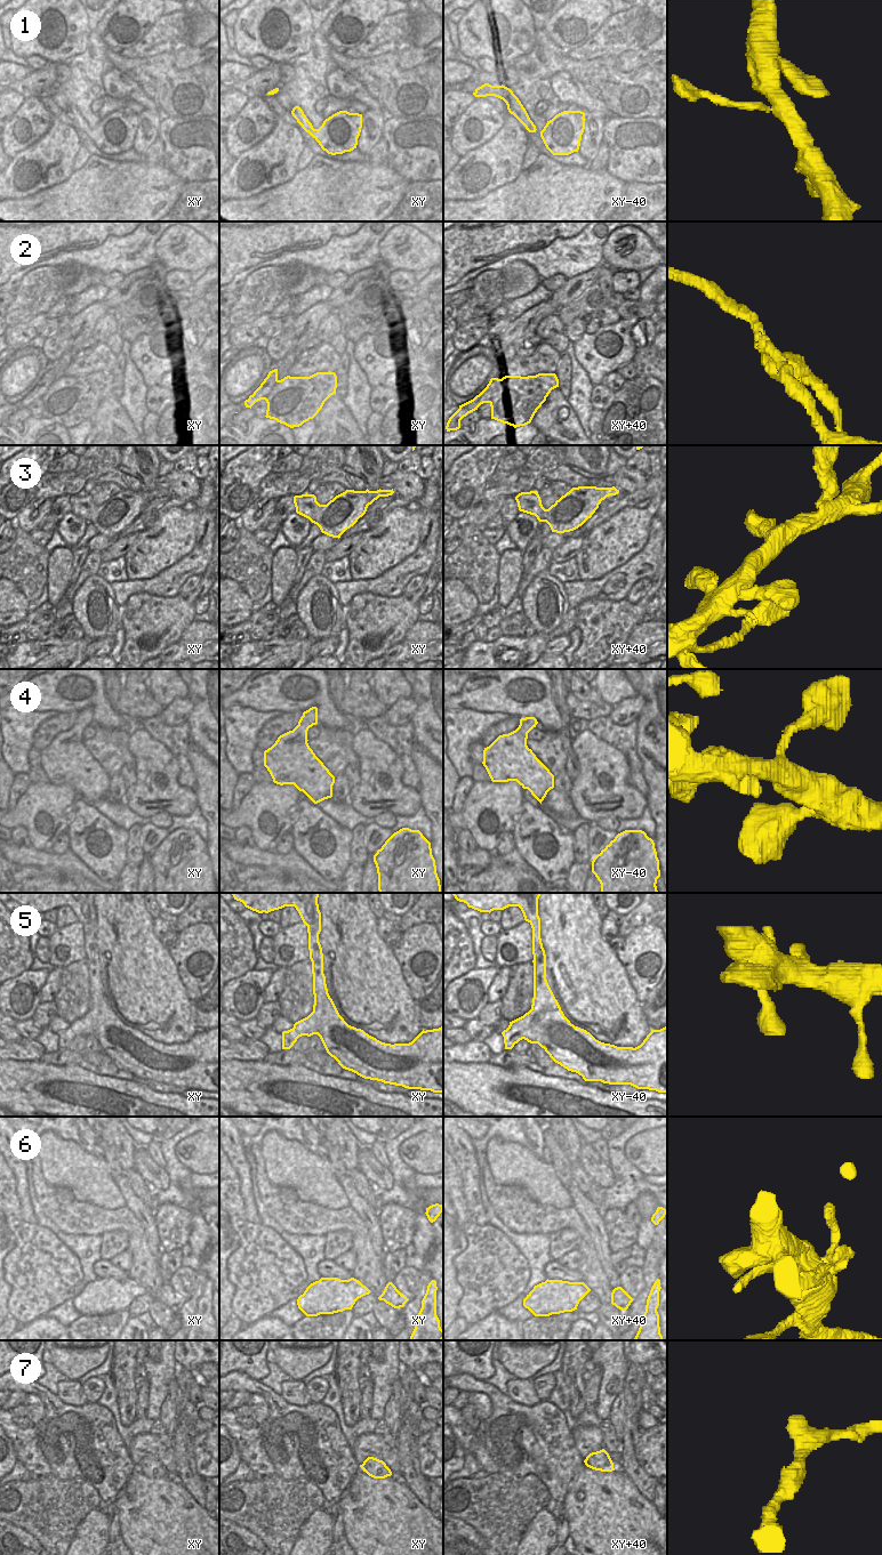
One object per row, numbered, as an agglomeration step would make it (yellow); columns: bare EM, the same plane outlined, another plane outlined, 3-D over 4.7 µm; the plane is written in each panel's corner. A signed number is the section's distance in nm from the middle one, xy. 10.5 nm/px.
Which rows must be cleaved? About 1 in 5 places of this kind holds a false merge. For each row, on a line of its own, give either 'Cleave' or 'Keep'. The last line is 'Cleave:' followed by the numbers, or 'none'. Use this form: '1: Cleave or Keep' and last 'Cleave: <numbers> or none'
1: Keep
2: Cleave
3: Keep
4: Keep
5: Keep
6: Keep
7: Keep
Cleave: 2

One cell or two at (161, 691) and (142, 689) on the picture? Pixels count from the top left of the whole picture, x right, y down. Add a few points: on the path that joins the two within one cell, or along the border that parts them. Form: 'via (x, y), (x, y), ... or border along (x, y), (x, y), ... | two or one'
border along (145, 682), (149, 690) | two

